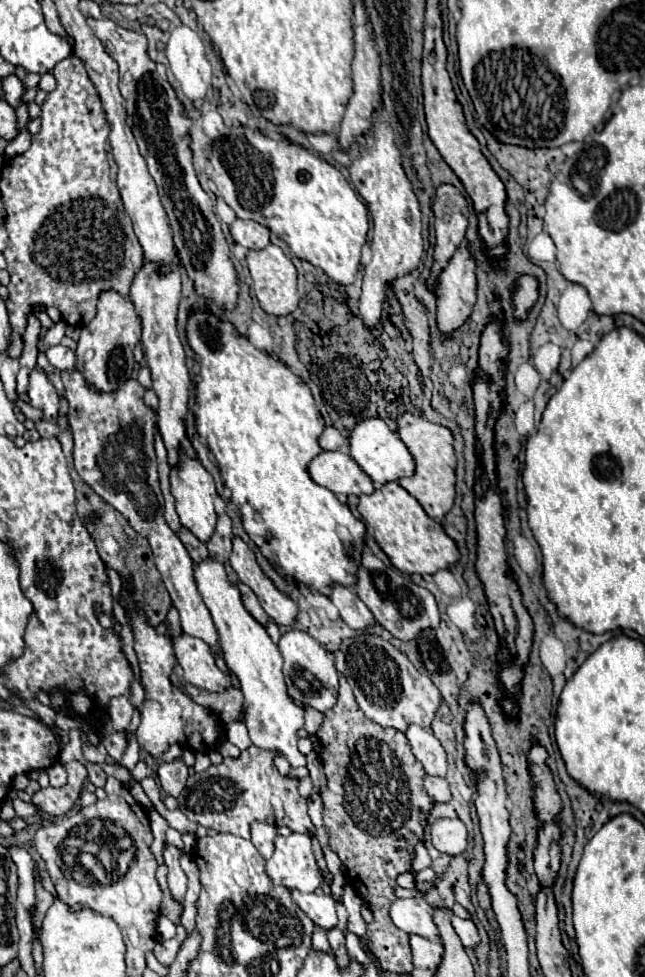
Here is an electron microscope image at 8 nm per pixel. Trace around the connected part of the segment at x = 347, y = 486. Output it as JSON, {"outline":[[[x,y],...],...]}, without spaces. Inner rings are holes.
{"outline":[[[323,451],[309,463],[311,479],[335,495],[363,495],[373,493],[371,477],[341,451]]]}

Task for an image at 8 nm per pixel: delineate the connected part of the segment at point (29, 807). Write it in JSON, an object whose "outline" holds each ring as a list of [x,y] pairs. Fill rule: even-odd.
{"outline":[[[19,798],[13,799],[12,804],[16,812],[16,816],[20,818],[32,816],[39,812],[38,807],[35,807],[32,803],[26,803]]]}

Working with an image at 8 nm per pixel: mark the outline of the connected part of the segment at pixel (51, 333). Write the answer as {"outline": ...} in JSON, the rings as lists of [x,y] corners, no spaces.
{"outline":[[[62,320],[57,322],[55,324],[55,329],[50,329],[43,338],[44,345],[46,347],[51,347],[60,344],[61,339],[65,336],[66,325],[67,324]]]}

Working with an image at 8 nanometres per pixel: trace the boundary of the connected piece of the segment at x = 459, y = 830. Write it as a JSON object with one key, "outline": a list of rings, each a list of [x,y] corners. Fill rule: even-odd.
{"outline":[[[439,819],[431,825],[433,845],[447,855],[461,855],[467,849],[467,827],[461,819]]]}

